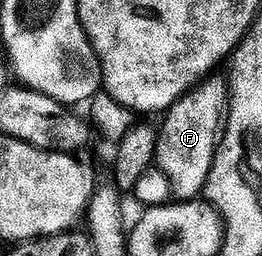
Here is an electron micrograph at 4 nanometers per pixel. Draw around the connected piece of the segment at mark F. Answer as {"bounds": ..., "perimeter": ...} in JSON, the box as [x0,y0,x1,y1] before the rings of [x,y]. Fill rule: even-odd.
{"bounds":[155,81,228,201],"perimeter":[[[204,81],[192,88],[187,95],[184,95],[172,107],[168,108],[163,116],[164,124],[158,127],[156,137],[156,158],[155,166],[166,177],[169,189],[173,196],[180,201],[192,201],[203,192],[208,184],[212,162],[216,156],[218,140],[222,134],[222,112],[225,110],[228,102],[227,84],[212,83],[213,81]]]}

